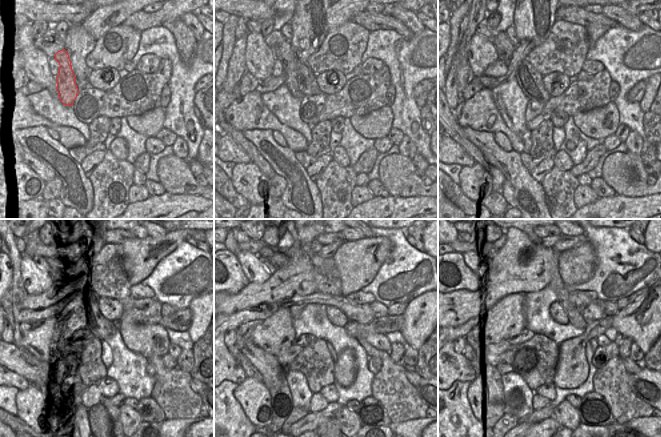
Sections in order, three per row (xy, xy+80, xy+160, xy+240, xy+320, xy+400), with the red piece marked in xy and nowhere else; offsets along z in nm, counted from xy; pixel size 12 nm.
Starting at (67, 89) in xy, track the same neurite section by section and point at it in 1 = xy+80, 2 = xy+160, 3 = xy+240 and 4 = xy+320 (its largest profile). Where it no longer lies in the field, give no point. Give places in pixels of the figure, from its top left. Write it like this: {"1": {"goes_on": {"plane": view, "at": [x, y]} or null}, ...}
{"1": {"goes_on": {"plane": "xy+80", "at": [283, 52]}}, "2": {"goes_on": {"plane": "xy+160", "at": [505, 47]}}, "3": {"goes_on": {"plane": "xy+240", "at": [52, 260]}}, "4": {"goes_on": {"plane": "xy+320", "at": [267, 252]}}}

